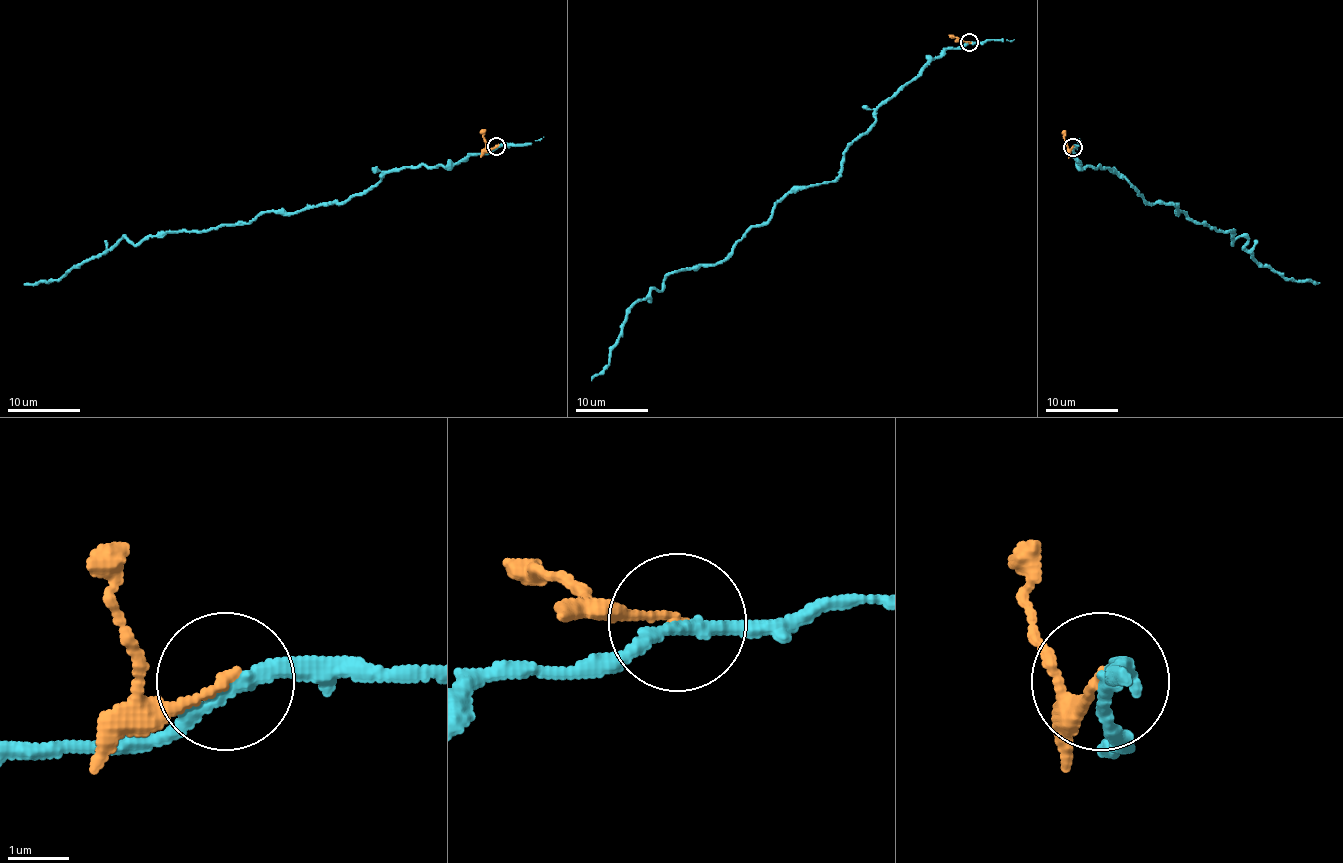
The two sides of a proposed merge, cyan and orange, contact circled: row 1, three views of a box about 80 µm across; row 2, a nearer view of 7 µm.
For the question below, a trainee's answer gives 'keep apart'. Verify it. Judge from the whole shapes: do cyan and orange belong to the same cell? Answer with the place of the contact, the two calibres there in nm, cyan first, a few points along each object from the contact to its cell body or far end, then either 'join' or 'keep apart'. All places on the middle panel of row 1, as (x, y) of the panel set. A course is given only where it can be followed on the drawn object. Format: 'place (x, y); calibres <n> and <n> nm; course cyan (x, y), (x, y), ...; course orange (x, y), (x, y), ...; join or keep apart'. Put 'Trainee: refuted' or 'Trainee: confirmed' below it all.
place (969, 42); calibres 220 and 140 nm; course cyan (969, 42), (945, 47), (881, 104), (833, 181), (791, 188), (724, 260), (671, 273), (640, 298), (592, 381); course orange (969, 42), (953, 38); keep apart
Trainee: confirmed

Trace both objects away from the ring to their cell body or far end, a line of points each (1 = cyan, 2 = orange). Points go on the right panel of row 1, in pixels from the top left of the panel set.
1: (1072, 147), (1083, 168), (1114, 169), (1147, 203), (1177, 205), (1232, 243), (1248, 239), (1260, 264), (1320, 282)
2: (1072, 147), (1068, 147), (1064, 137), (1066, 130)

